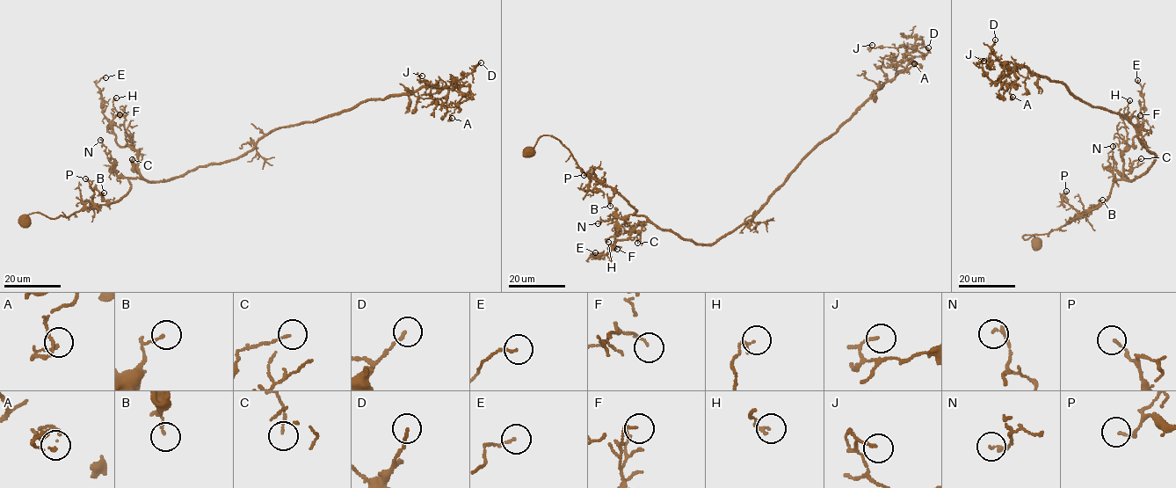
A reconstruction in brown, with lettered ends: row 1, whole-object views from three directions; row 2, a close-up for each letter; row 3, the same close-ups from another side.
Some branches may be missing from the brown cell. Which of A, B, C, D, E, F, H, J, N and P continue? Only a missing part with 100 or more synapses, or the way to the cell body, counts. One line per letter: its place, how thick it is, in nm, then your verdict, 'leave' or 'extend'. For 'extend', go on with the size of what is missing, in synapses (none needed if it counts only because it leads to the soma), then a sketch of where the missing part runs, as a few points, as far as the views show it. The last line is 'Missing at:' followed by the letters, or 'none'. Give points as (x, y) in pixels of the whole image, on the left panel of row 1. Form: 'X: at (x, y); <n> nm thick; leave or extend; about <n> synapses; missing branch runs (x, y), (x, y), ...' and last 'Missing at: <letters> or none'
A: at (452, 118); 140 nm thick; leave
B: at (104, 193); 120 nm thick; leave
C: at (132, 159); 100 nm thick; leave
D: at (481, 62); 140 nm thick; leave
E: at (105, 77); 110 nm thick; leave
F: at (119, 114); 130 nm thick; leave
H: at (116, 98); 140 nm thick; leave
J: at (422, 76); 110 nm thick; leave
N: at (100, 140); 150 nm thick; leave
P: at (85, 178); 100 nm thick; leave
Missing at: none

